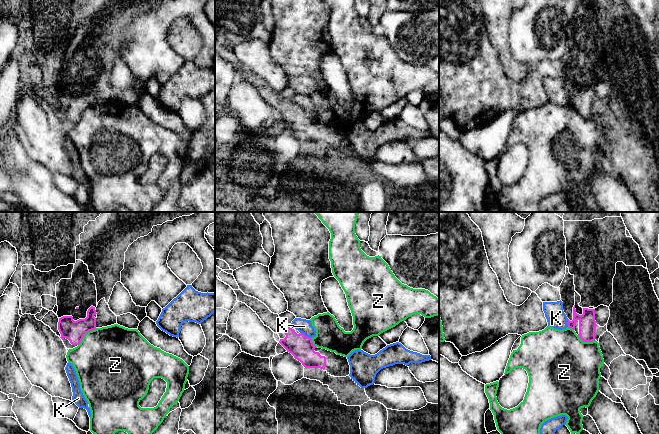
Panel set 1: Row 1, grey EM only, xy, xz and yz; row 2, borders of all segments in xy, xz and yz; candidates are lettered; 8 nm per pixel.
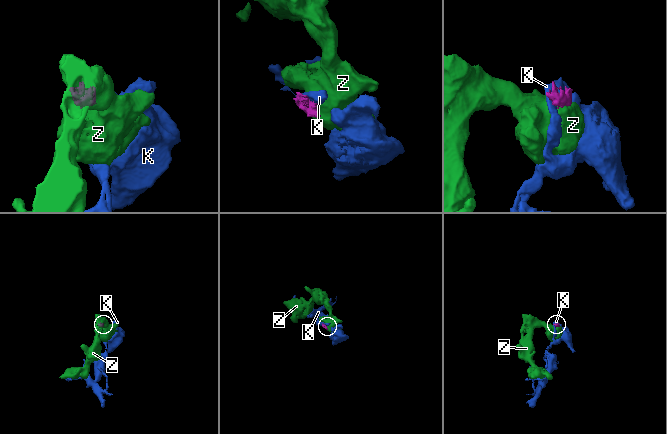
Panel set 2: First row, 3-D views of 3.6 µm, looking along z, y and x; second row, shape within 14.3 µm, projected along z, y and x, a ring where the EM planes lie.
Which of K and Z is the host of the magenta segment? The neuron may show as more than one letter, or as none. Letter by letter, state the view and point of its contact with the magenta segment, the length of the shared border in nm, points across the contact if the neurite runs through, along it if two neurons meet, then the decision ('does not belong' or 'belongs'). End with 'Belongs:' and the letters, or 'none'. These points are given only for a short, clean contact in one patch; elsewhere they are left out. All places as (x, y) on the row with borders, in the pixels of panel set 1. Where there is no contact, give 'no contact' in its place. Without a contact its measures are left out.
K: contact xz (304, 335); length 100 nm; border xz (300, 332), (310, 338); does not belong
Z: contact xy (85, 333); length 200 nm; border xy (96, 328), (88, 331), (78, 345); does not belong
Belongs: none

